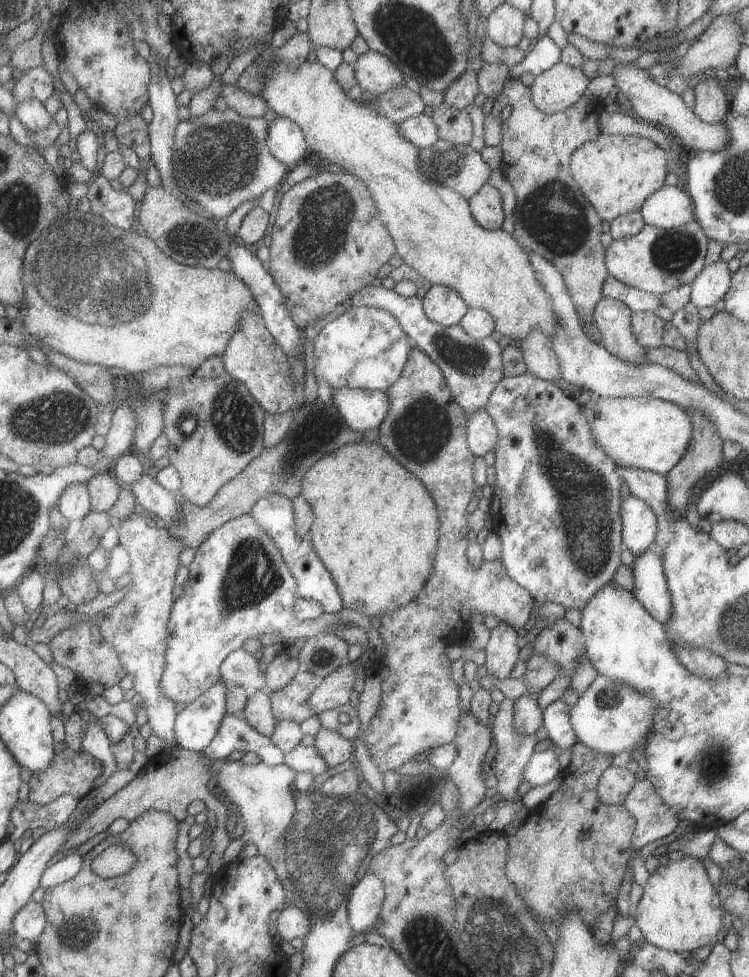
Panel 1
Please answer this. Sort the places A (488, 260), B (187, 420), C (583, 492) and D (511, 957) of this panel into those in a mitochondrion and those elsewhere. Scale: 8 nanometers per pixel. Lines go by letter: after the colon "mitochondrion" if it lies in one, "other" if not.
A: other
B: mitochondrion
C: mitochondrion
D: mitochondrion

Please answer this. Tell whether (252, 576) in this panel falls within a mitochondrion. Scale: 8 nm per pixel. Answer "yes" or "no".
yes

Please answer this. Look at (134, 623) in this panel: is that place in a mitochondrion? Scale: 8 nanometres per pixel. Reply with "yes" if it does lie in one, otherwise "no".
yes

